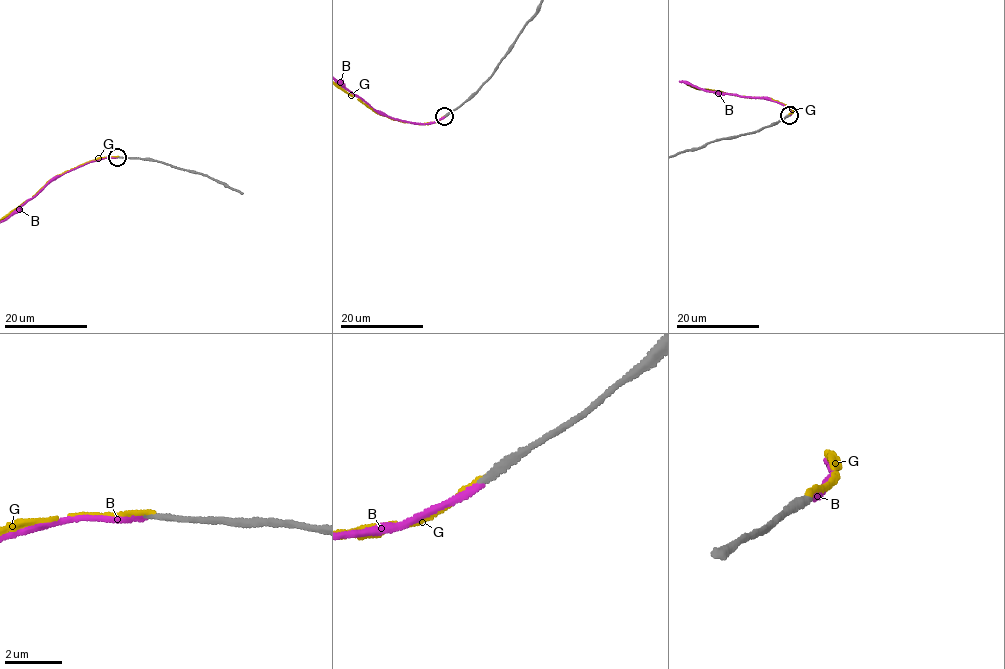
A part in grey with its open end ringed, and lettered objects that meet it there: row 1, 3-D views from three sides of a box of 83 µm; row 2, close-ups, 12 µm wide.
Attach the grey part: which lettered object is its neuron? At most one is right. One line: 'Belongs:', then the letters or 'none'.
Belongs: B

